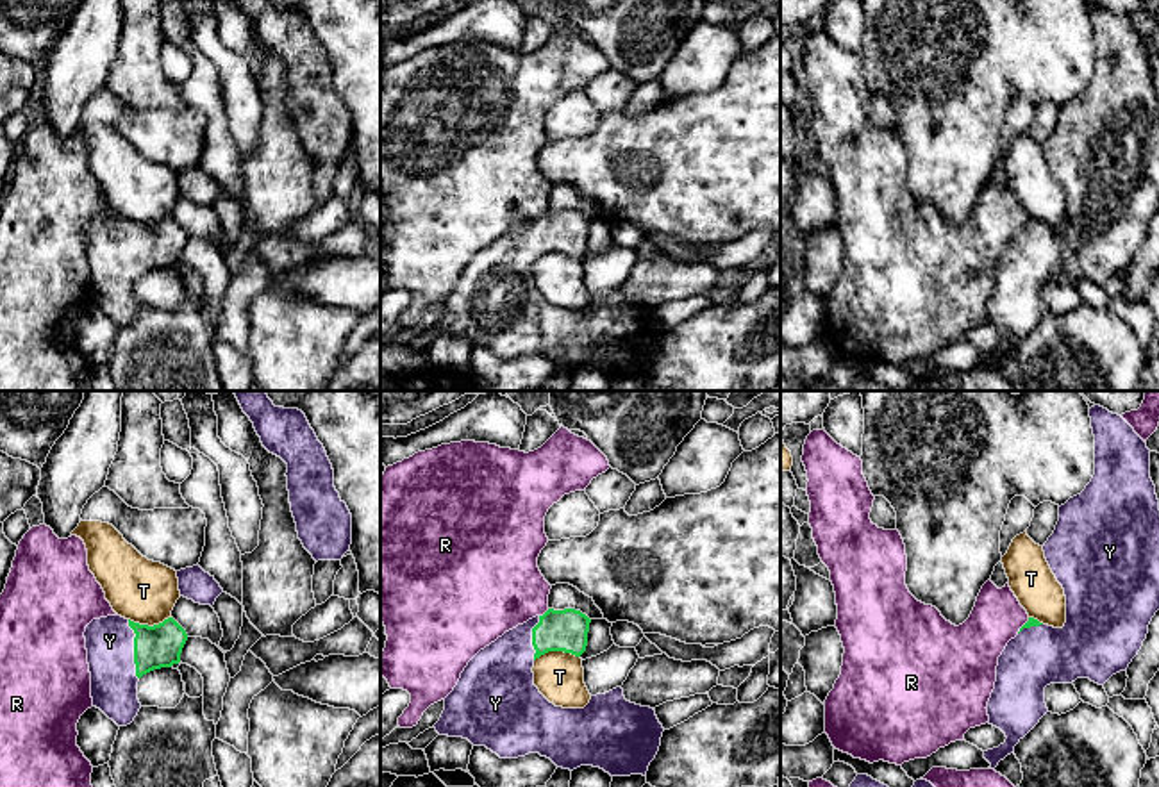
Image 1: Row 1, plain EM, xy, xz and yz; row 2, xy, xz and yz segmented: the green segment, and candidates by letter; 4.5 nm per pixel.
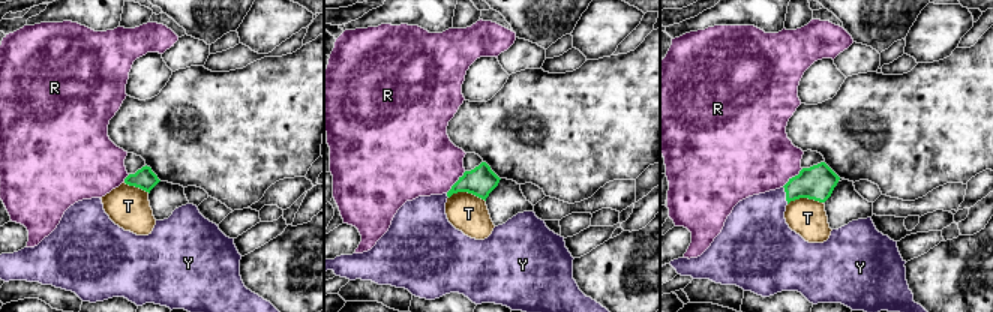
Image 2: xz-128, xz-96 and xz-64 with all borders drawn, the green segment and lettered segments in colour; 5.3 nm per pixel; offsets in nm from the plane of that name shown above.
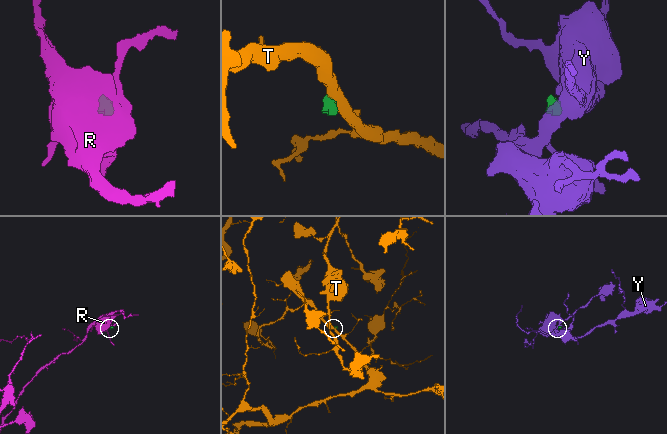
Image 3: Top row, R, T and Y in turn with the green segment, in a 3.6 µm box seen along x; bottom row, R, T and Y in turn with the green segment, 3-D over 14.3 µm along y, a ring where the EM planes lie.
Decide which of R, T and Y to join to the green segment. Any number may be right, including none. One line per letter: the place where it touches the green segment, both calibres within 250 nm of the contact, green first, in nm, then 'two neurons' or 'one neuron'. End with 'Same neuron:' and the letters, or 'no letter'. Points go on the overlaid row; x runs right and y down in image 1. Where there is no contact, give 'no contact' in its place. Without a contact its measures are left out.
R: contact xz (545, 613); calibres 190 and 400 nm; two neurons
T: contact xz (556, 650); calibres 190 and 220 nm; two neurons
Y: contact xy (134, 650); calibres 190 and 220 nm; one neuron
Same neuron: Y

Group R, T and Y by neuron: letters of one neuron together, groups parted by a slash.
R / T / Y

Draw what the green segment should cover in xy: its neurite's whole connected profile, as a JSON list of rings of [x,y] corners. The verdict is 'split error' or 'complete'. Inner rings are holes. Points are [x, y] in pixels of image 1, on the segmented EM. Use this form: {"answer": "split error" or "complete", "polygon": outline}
{"answer": "split error", "polygon": [[[107,616],[93,619],[86,626],[84,637],[91,673],[93,707],[100,708],[118,726],[130,725],[141,708],[138,700],[139,678],[154,669],[179,664],[188,641],[186,630],[173,617],[148,626],[121,616]]]}

